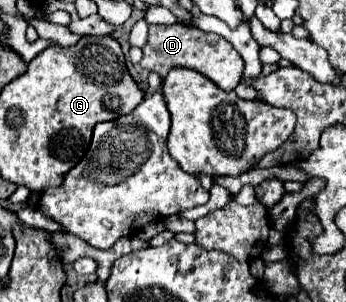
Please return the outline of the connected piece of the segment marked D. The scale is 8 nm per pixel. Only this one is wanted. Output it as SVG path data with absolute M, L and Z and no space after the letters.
M183 23L175 25L149 25L149 41L143 47L143 59L139 65L147 71L157 73L161 79L175 67L187 67L209 77L223 91L233 91L243 75L243 59L231 47L229 41L215 33L205 33L195 27L187 27Z

